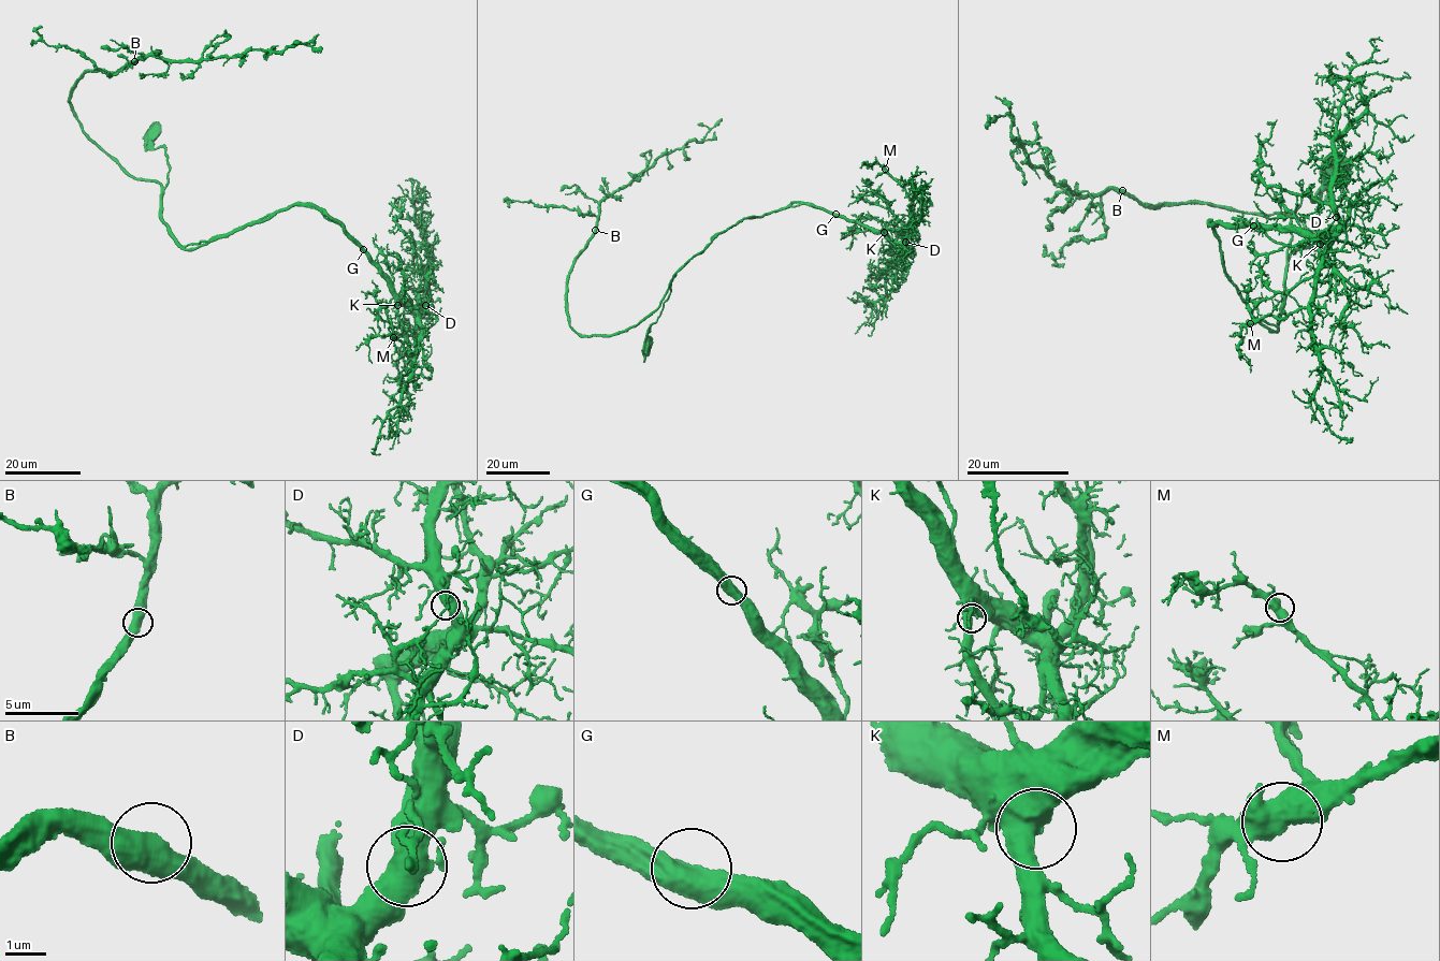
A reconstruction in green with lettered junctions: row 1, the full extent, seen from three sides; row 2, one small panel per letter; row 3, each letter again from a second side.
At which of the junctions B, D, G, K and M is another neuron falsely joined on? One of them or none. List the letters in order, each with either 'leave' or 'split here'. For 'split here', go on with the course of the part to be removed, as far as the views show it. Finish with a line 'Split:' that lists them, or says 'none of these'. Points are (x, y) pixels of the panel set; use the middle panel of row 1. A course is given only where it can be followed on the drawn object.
B: leave
D: leave
G: leave
K: leave
M: leave
Split: none of these

